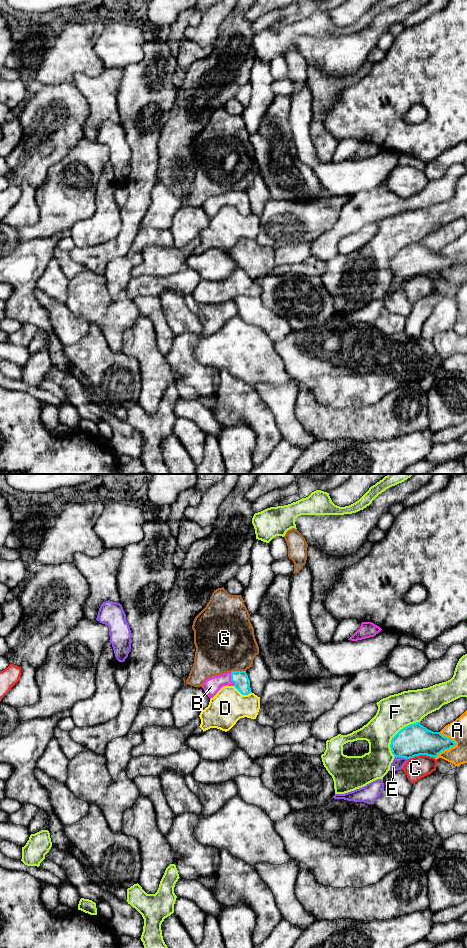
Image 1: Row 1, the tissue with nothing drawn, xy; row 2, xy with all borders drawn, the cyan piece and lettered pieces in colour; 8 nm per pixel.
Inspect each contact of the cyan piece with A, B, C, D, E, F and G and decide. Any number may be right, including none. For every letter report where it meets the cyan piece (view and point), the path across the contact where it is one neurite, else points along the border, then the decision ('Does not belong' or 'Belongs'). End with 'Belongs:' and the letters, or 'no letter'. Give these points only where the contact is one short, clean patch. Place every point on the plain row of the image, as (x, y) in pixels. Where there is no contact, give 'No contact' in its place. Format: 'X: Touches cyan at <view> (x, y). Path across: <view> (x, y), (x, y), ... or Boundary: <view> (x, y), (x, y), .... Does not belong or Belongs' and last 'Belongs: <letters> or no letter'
A: Touches cyan at xy (453, 266). Does not belong
B: Touches cyan at xy (231, 199). Path across: xy (240, 198), (231, 199), (220, 200), (211, 206). Belongs
C: Touches cyan at xy (421, 274). Does not belong
D: Touches cyan at xy (242, 214). Does not belong
E: Touches cyan at xy (401, 277). Does not belong
F: Touches cyan at xy (396, 254). Does not belong
G: Touches cyan at xy (238, 191). Does not belong
Belongs: B

